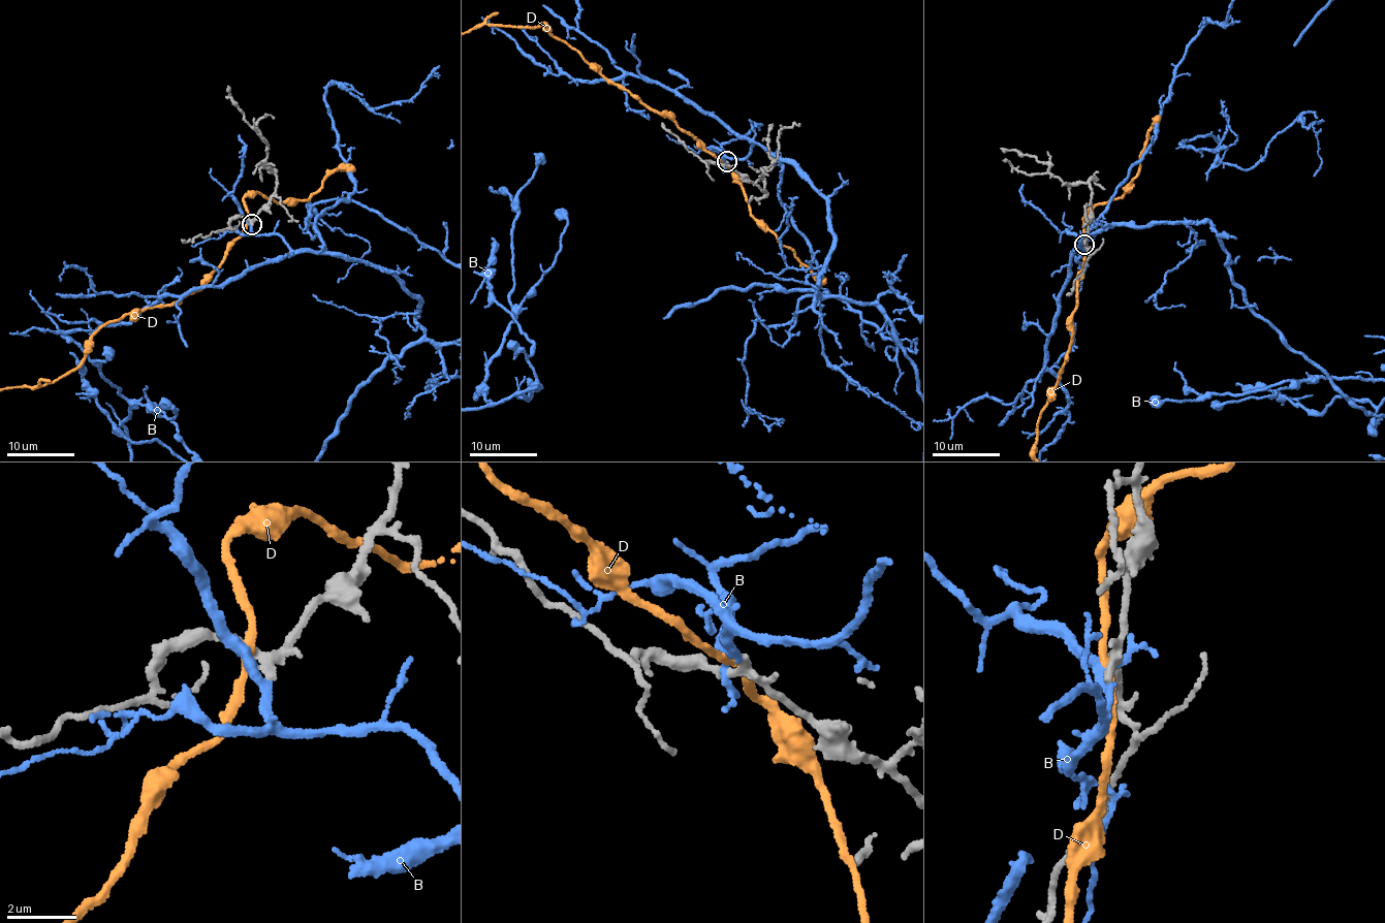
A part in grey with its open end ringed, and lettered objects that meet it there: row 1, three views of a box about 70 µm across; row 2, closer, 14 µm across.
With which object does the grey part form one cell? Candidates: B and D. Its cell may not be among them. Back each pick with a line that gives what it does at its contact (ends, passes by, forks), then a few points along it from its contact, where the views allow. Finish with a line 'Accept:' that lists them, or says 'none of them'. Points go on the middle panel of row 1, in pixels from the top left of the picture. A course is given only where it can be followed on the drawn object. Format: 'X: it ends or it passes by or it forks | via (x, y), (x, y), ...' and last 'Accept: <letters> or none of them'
Accept: none of them

